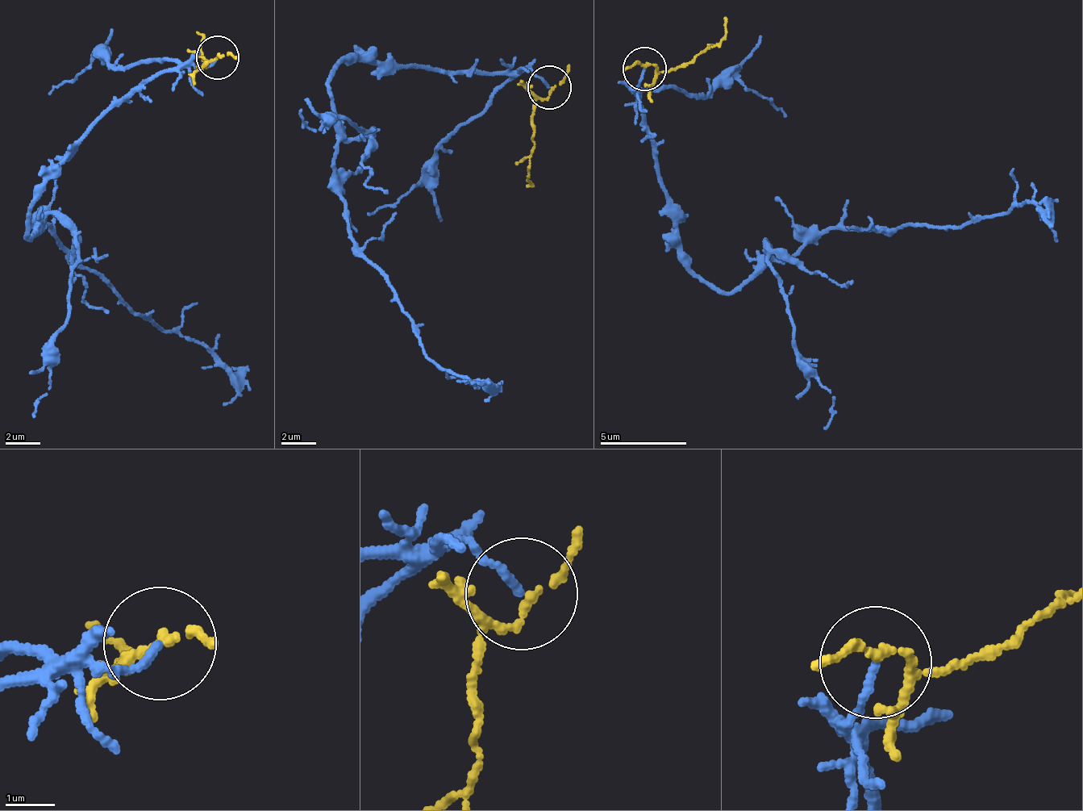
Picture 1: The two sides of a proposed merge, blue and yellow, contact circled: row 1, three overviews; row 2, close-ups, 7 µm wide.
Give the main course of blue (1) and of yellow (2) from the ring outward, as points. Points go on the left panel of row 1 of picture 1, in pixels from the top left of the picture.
1: (216, 57), (155, 71), (112, 106), (26, 231), (50, 225), (157, 328), (195, 336), (234, 388), (222, 406)
2: (216, 57), (205, 70), (197, 30)

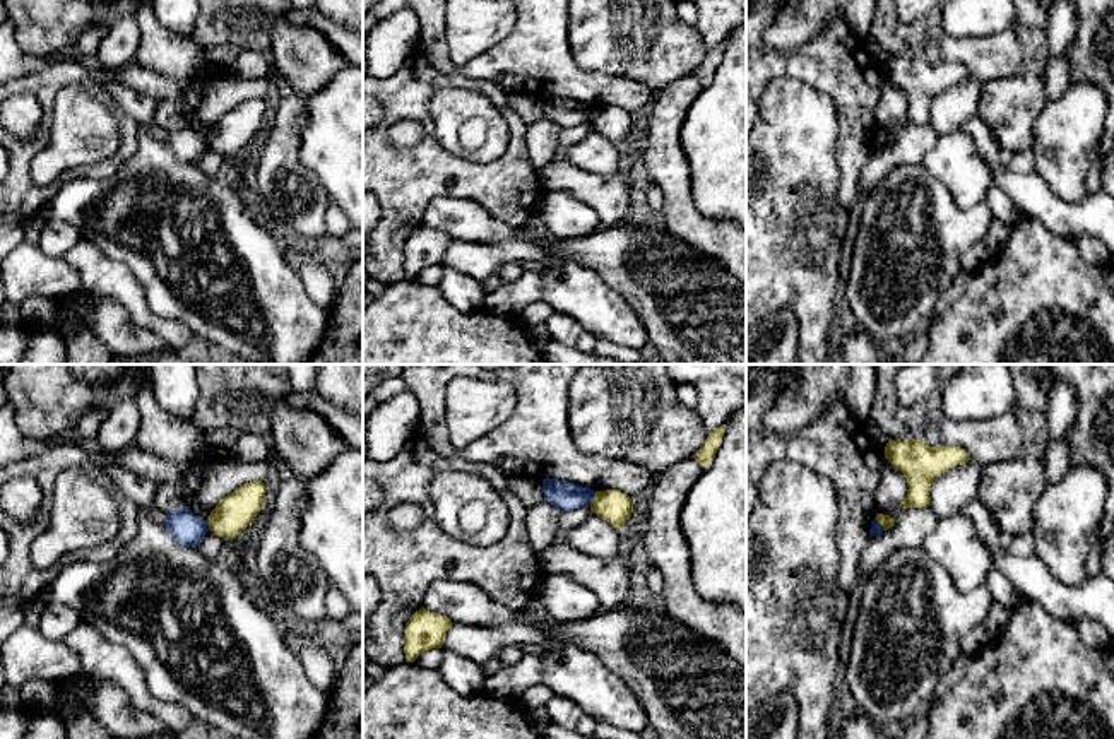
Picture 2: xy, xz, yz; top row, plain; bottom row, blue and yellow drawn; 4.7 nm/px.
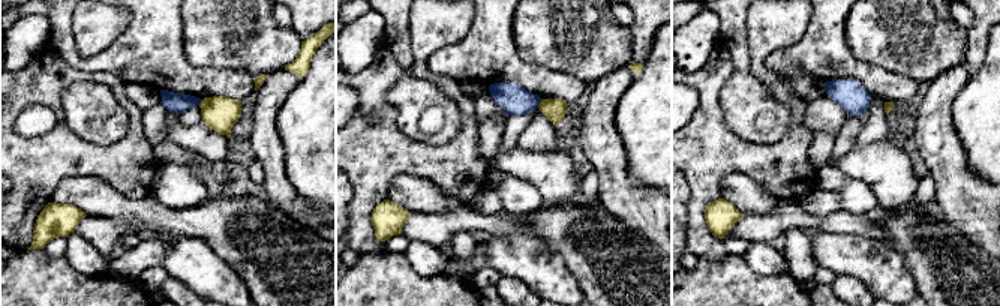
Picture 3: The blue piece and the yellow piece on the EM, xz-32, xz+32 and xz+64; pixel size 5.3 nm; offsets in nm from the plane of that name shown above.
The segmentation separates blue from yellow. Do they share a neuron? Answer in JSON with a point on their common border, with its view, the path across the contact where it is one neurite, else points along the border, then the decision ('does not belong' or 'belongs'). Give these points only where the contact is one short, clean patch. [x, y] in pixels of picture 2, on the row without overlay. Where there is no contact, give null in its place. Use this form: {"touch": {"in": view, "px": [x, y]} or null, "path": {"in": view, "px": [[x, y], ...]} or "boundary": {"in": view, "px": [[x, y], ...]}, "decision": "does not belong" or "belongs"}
{"touch": {"in": "xz", "px": [592, 115]}, "boundary": {"in": "xz", "px": [[596, 108], [589, 122]]}, "decision": "does not belong"}

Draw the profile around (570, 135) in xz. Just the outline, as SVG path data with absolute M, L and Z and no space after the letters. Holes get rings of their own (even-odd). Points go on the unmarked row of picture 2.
M580 123L575 127L563 128L558 135L558 149L554 161L565 161L565 149L584 140L590 133L590 130L590 123Z

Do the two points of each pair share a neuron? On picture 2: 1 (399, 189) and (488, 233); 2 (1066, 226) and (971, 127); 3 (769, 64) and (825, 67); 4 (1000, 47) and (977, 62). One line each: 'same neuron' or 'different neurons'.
1: different neurons
2: same neuron
3: same neuron
4: same neuron

